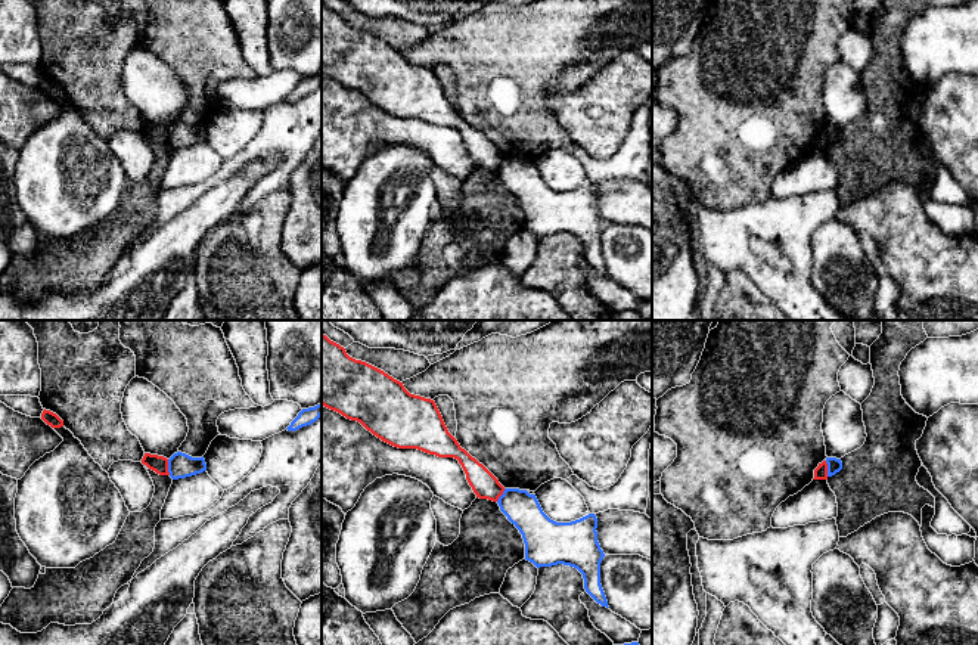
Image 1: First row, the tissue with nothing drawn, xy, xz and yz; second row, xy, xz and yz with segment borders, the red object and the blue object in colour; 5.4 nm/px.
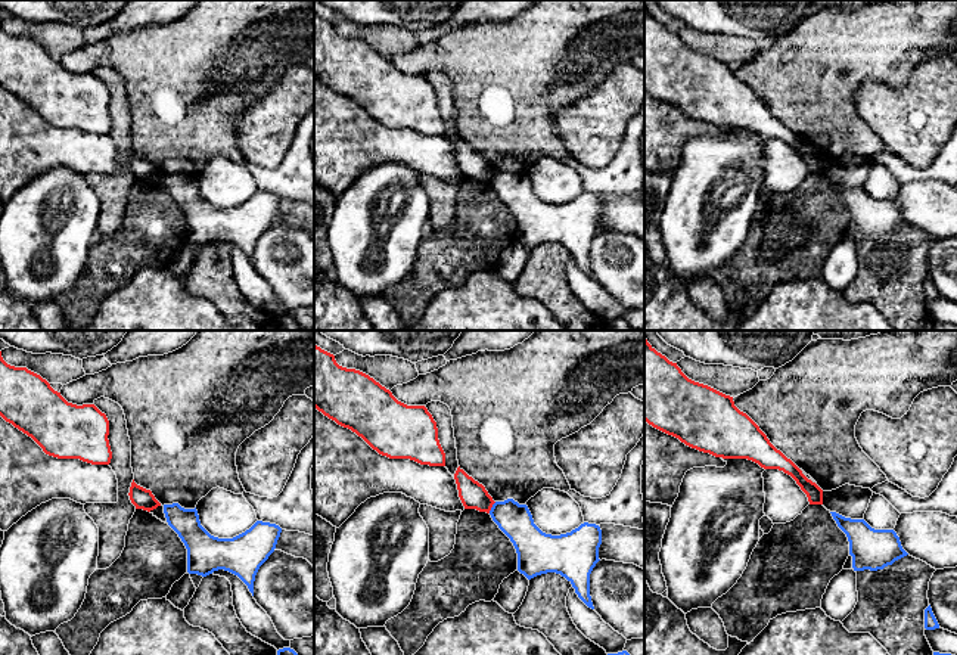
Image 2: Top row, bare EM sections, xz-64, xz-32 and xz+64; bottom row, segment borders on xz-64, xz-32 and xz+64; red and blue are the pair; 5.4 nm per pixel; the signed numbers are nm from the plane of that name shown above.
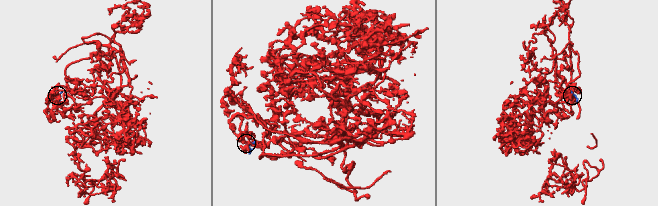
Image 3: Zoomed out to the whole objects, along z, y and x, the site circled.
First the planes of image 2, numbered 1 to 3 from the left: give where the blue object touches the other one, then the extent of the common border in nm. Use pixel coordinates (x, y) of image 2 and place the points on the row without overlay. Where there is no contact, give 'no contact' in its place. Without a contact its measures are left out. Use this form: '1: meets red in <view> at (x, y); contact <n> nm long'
1: no contact
2: meets red in xz-32 at (491, 176); contact 80 nm long
3: no contact

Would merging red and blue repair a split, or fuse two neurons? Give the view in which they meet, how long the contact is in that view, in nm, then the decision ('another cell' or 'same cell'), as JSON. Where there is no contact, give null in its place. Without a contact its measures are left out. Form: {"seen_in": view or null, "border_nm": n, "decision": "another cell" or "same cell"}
{"seen_in": "xy", "border_nm": 90, "decision": "another cell"}

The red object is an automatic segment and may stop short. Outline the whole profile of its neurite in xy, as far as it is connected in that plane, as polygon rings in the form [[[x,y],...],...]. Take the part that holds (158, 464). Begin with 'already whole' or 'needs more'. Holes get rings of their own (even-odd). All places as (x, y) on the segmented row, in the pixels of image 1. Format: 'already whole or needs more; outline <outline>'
already whole; outline [[[145,453],[142,463],[159,475],[170,475],[168,459],[164,456]]]

